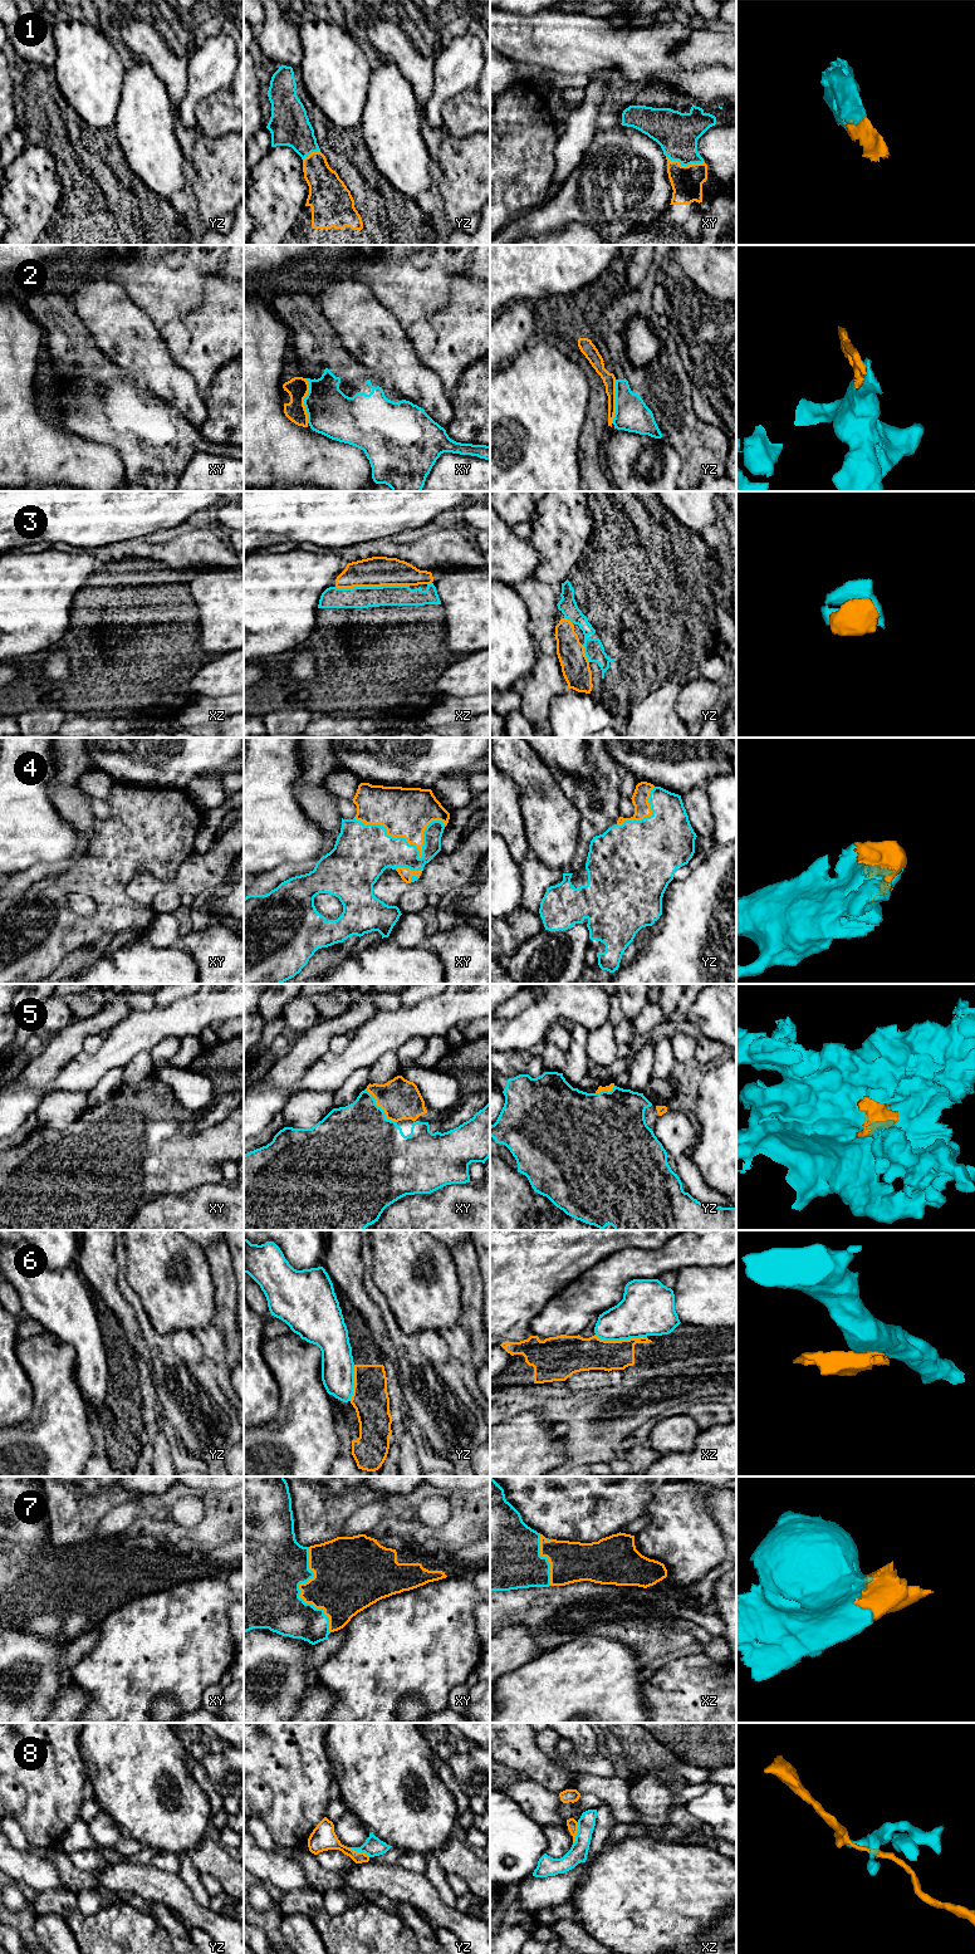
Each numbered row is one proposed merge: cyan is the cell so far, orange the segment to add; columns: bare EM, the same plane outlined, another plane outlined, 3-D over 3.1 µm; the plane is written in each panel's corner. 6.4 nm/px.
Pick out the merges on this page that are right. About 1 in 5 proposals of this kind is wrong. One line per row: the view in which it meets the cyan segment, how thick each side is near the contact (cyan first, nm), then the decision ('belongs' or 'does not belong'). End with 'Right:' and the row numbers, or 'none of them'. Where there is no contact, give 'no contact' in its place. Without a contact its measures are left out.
1: meets cyan in xy; 260 nm thick on the cyan side, 200 nm on the other; belongs
2: meets cyan in xy; 300 nm thick on the cyan side, 140 nm on the other; does not belong
3: meets cyan in xz; 140 nm thick on the cyan side, 190 nm on the other; belongs
4: meets cyan in xy; 320 nm thick on the cyan side, 320 nm on the other; belongs
5: meets cyan in xy; 460 nm thick on the cyan side, 260 nm on the other; belongs
6: meets cyan in xz; 340 nm thick on the cyan side, 200 nm on the other; does not belong
7: meets cyan in xy; 480 nm thick on the cyan side, 340 nm on the other; belongs
8: meets cyan in xz; 120 nm thick on the cyan side, 70 nm on the other; does not belong
Right: 1, 3, 4, 5, 7

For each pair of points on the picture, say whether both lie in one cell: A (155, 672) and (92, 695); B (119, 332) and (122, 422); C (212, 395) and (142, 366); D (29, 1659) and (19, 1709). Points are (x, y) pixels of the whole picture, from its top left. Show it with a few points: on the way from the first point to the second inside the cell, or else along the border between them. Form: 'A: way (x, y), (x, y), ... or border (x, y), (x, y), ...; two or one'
A: way (140, 672), (114, 672), (107, 680); one
B: border (98, 348), (114, 363), (132, 372), (145, 385); two
C: border (202, 392), (206, 409), (204, 422); two
D: way (25, 1671), (20, 1685), (20, 1697); one

